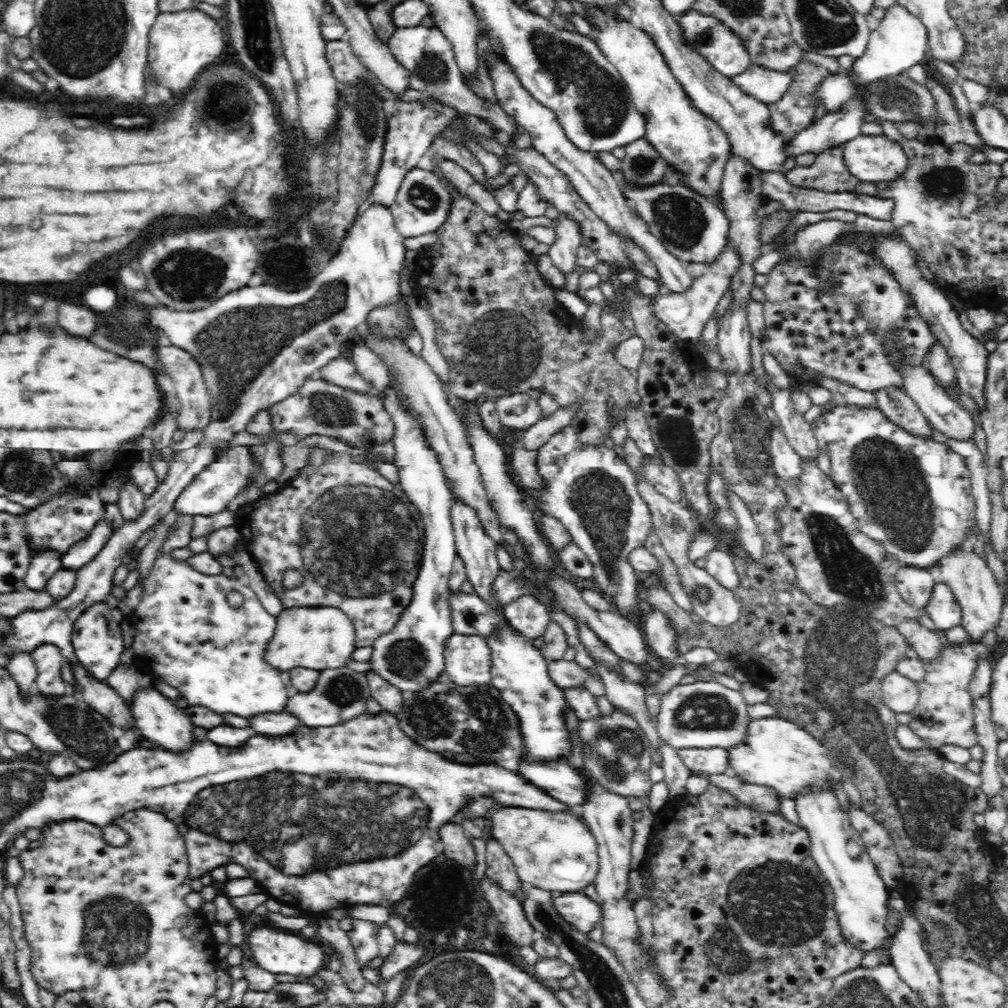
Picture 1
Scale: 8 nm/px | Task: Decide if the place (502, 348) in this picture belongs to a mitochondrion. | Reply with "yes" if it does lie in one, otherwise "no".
yes

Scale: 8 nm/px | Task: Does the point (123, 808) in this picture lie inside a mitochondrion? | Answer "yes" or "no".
no

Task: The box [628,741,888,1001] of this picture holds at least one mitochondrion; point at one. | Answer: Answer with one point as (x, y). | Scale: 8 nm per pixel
(782, 903)

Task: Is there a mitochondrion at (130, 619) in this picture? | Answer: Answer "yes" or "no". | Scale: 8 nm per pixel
no

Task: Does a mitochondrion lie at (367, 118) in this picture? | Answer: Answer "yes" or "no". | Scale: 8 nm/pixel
yes

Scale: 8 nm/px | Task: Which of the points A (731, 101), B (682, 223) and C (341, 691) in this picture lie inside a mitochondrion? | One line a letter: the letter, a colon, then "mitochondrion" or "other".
A: other
B: mitochondrion
C: mitochondrion

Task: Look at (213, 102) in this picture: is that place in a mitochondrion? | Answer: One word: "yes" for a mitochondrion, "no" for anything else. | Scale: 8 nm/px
no

